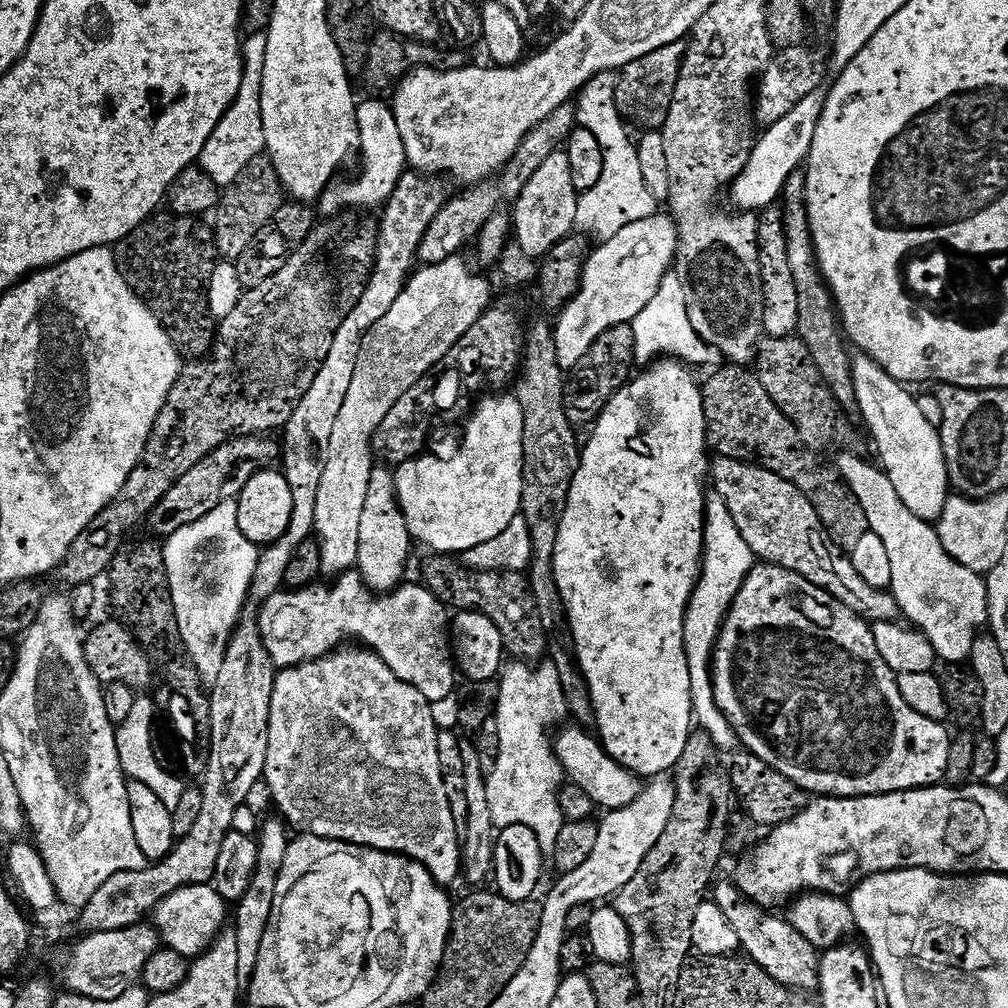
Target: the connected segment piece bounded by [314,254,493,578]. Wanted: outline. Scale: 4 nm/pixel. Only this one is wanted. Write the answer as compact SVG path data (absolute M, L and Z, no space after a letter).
M463 255L446 258L436 265L421 267L408 277L408 284L398 294L398 302L390 306L390 311L362 338L362 350L358 350L358 366L354 366L354 378L350 381L350 391L346 393L346 402L342 402L342 411L338 413L338 422L334 422L334 434L330 434L330 446L324 458L322 486L318 486L318 506L314 506L316 519L315 539L322 554L321 573L328 578L336 578L351 569L358 558L358 525L362 519L362 505L366 503L366 486L374 467L372 439L382 426L382 418L394 410L394 402L406 394L419 380L429 375L428 371L444 363L450 350L474 326L484 312L488 311L492 300L492 288L484 276L475 276L472 268L463 260Z

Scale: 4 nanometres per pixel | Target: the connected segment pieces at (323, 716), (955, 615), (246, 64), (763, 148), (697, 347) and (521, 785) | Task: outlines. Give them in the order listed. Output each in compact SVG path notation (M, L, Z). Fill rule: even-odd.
M350 646L341 647L339 650L328 653L327 656L323 656L317 660L305 660L304 663L294 665L292 668L281 668L276 673L276 681L274 682L274 694L270 698L270 734L268 735L268 753L266 754L266 766L264 767L264 780L268 788L272 791L272 796L276 799L276 804L280 807L279 815L283 817L285 821L293 829L299 830L304 834L311 834L314 836L321 836L327 840L345 840L348 844L359 844L361 848L370 848L374 852L395 852L401 856L407 856L409 860L417 860L432 877L438 881L442 886L449 886L452 884L462 872L462 836L458 831L458 826L454 822L454 814L452 813L452 807L450 806L450 798L446 794L446 786L444 785L444 779L442 778L442 762L438 762L438 738L440 737L441 729L436 728L436 716L432 713L434 710L433 705L422 696L414 688L413 685L407 684L398 678L398 675L394 674L393 670L390 670L390 666L382 660L380 656L377 656L375 651L369 650L364 646L356 646L358 648L348 648Z
M848 452L842 453L834 466L843 478L849 490L858 498L869 531L877 534L885 544L886 554L889 555L891 586L889 591L898 602L901 615L911 624L913 629L919 629L925 638L931 642L941 661L949 660L952 666L959 665L969 659L976 637L981 635L982 629L988 622L988 586L985 577L979 572L962 566L942 546L940 536L929 521L918 518L907 509L906 504L898 496L894 484L881 467L866 464L860 457Z
M263 32L248 36L242 44L242 71L240 74L240 89L238 98L230 106L230 110L224 112L222 122L214 130L214 134L208 136L206 146L200 151L199 167L203 168L210 178L222 190L234 183L238 174L254 162L265 151L264 143L266 134L262 130L262 70L266 62L267 35Z
M824 90L806 94L806 98L802 98L802 102L798 102L798 106L786 114L786 118L778 118L778 122L767 125L764 132L759 133L746 166L730 185L732 200L740 207L737 209L741 213L759 213L773 207L781 199L786 182L801 171L808 159L810 146L814 142L814 130L818 130L818 118L822 118L827 97Z
M669 272L660 283L655 298L651 300L632 321L631 326L635 334L635 361L647 365L658 355L673 356L685 365L721 367L724 357L718 349L708 346L697 331L694 330L689 320L689 311L686 310L685 287L681 278L675 272Z
M512 662L503 669L502 675L498 680L500 686L500 698L496 701L496 711L494 713L494 729L498 734L498 742L500 748L494 753L494 760L496 765L491 765L490 771L487 773L486 779L488 782L488 789L486 790L486 798L490 802L490 818L496 823L497 829L509 828L510 826L526 826L531 835L538 838L540 843L540 849L546 854L552 854L555 850L555 843L558 840L559 831L562 830L565 824L564 811L560 809L560 790L565 783L566 777L564 775L564 767L560 765L560 759L556 757L556 750L554 747L553 737L548 737L548 731L559 722L560 719L565 719L568 707L564 701L564 695L562 694L562 682L560 681L560 675L556 669L555 664L551 662Z

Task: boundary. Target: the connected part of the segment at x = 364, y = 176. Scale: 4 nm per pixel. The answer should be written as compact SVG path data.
M368 98L356 109L358 118L358 134L360 135L359 155L364 155L364 169L360 177L344 192L344 200L352 208L372 208L383 205L390 197L394 186L398 186L401 176L406 171L402 134L398 134L398 122L394 118L391 107L384 104L383 99Z

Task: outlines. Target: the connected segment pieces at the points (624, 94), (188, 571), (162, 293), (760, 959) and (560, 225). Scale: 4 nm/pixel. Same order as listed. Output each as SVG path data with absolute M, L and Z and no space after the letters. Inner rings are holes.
M683 41L660 47L628 63L619 71L615 102L625 121L636 122L648 130L658 130L664 126L670 106L673 104L674 89L681 74L681 62L684 61L686 48L687 45Z
M236 500L222 502L218 506L214 506L214 510L210 510L210 514L206 514L206 518L198 518L198 522L194 522L190 526L182 526L182 530L167 537L163 549L182 642L186 646L188 657L194 662L198 674L204 679L205 685L211 686L218 682L218 673L222 670L224 643L236 631L236 626L242 619L240 611L243 610L244 603L246 605L249 603L252 579L254 570L258 566L261 549L254 542L250 542L246 538L246 534L242 534L242 530L238 530Z
M153 215L143 224L137 224L125 240L115 245L116 265L122 278L126 278L126 282L137 296L160 320L164 329L168 331L168 337L181 353L188 358L204 358L209 355L218 331L217 321L213 319L208 309L208 283L218 260L214 232L209 225L208 228L204 225L203 219L195 216L159 215Z
M730 880L715 883L712 900L734 928L741 951L762 967L776 982L793 990L814 990L819 987L820 952L804 936L801 936L787 919L766 913L769 911L751 902Z
M567 151L554 152L526 184L514 203L512 232L516 246L532 259L538 260L552 251L561 240L567 239L575 229L579 193L570 176Z

